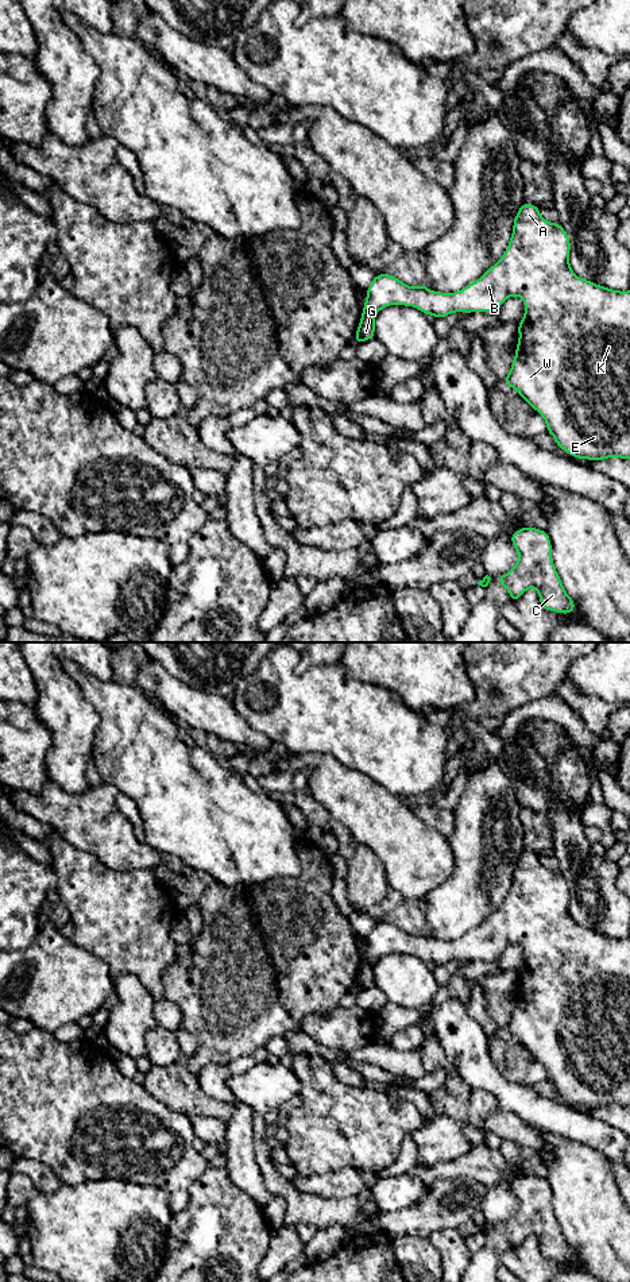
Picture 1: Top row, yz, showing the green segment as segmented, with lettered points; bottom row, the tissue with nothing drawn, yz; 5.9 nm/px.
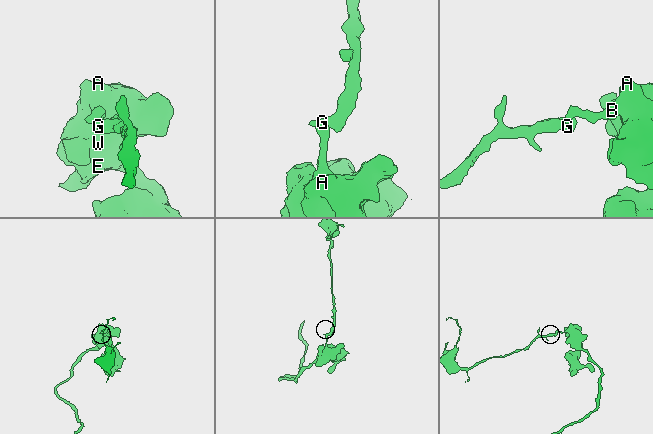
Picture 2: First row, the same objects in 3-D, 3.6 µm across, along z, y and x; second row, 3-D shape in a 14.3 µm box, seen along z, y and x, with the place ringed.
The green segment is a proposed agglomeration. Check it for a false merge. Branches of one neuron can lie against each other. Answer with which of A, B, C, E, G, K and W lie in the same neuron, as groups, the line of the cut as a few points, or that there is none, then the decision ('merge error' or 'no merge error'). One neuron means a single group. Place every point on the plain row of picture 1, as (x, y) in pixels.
groups A B C E K W / G; cut yz (363, 958), (373, 965); merge error

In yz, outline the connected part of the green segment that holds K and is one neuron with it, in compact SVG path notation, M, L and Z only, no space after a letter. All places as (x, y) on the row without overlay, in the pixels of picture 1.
M522 852L514 865L513 881L502 905L483 924L455 941L440 941L424 931L407 934L395 923L376 922L367 937L363 959L371 965L389 954L405 953L425 962L442 966L455 959L495 961L514 943L523 947L525 962L518 972L518 992L510 1020L503 1026L522 1047L537 1058L546 1070L546 1078L556 1092L577 1107L603 1108L621 1105L630 1108L630 938L611 938L577 924L569 912L571 888L559 870L546 869L537 853Z

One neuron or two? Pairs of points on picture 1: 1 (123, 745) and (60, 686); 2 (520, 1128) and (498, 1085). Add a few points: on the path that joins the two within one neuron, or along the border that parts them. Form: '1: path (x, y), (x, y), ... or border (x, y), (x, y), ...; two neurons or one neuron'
1: border (84, 694), (99, 717), (95, 748); two neurons
2: border (498, 1105), (514, 1112), (538, 1130); two neurons

